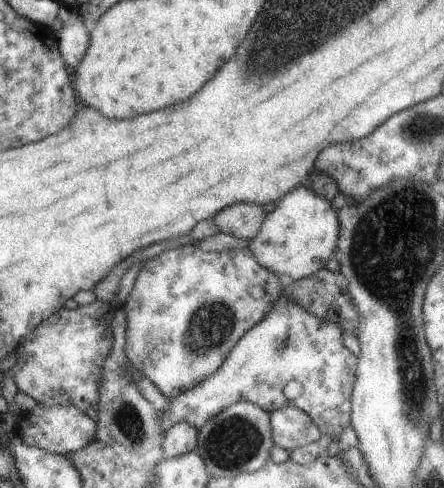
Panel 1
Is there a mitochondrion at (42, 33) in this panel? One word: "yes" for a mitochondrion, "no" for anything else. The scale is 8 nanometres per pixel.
no

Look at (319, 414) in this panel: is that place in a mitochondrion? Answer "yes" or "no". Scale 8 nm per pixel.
no

